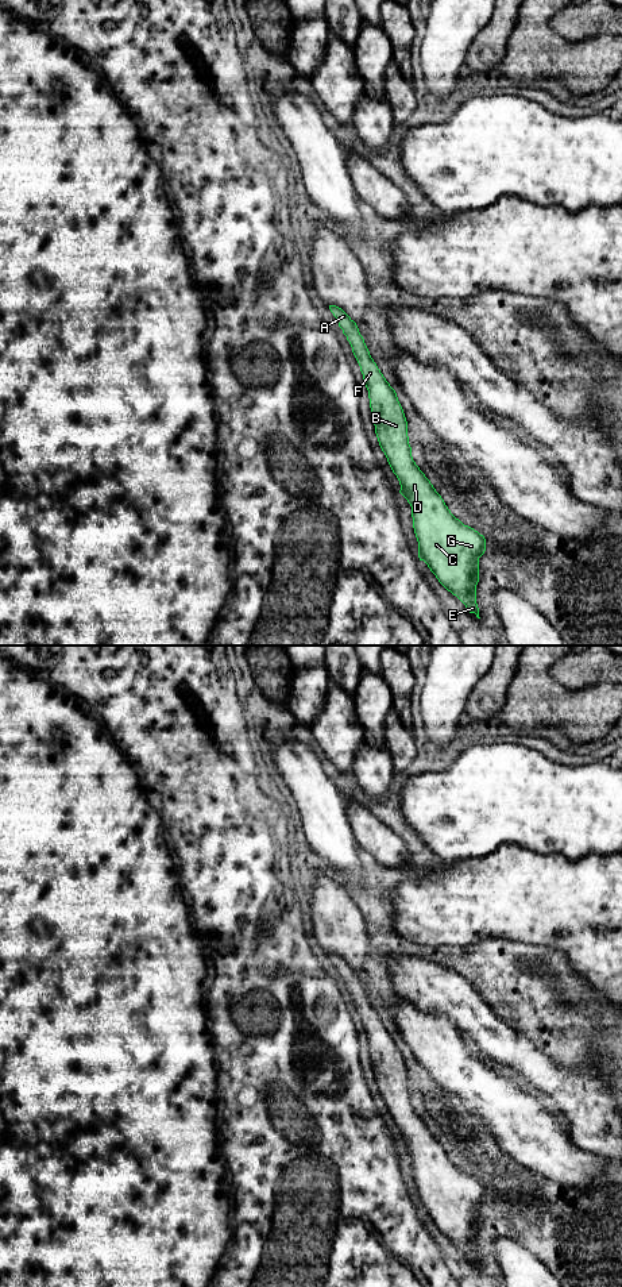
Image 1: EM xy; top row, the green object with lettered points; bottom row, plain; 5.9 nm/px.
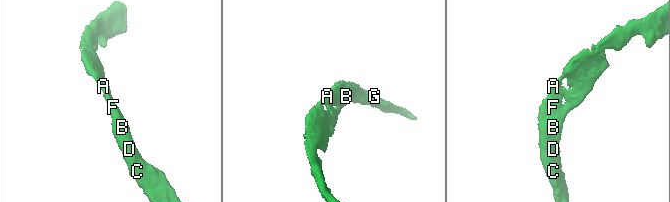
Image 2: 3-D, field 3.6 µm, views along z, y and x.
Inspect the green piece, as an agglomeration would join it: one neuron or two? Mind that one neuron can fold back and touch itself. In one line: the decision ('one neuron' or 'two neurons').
one neuron

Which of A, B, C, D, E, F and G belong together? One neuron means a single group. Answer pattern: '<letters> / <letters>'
A B C D E F G

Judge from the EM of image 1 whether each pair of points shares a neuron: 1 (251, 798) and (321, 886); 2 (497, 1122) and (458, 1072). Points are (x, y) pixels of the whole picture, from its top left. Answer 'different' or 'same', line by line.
1: different
2: same

